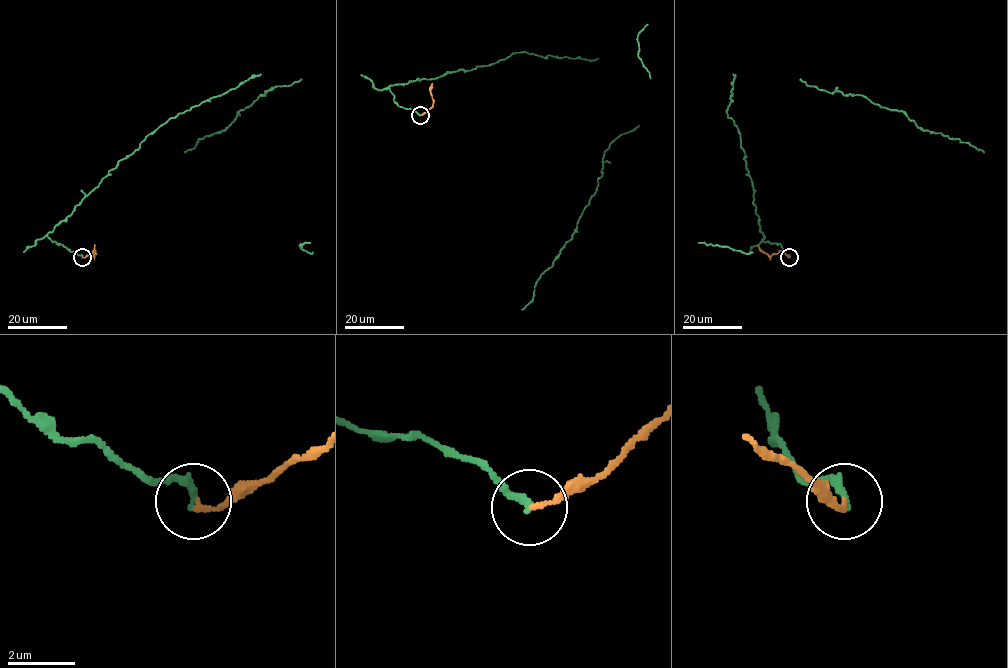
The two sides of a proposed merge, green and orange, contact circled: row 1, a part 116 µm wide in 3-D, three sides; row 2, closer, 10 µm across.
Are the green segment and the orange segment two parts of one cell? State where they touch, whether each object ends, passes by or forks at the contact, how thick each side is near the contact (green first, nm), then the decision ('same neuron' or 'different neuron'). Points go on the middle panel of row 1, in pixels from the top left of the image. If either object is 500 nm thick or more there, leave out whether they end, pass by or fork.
(420, 115) | green ends | orange ends | 240/160 nm | different neuron

